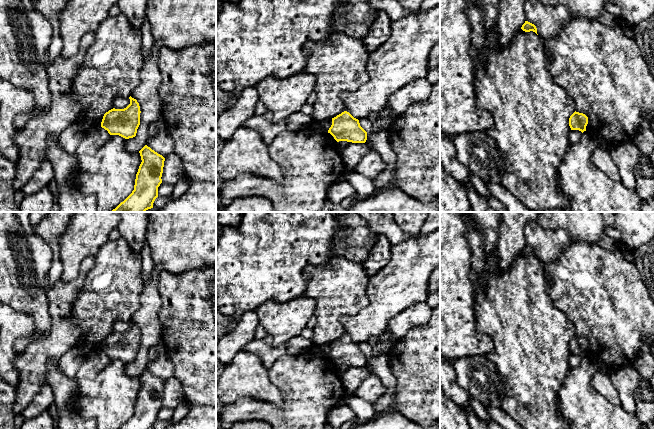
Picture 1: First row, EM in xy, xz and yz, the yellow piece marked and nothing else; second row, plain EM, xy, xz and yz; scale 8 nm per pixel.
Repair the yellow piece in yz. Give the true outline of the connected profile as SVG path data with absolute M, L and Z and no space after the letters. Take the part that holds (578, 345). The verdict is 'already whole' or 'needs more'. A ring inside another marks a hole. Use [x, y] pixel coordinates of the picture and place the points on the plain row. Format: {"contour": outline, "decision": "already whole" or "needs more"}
{"contour": "M574 336L569 342L569 350L571 354L579 354L582 357L586 355L586 350L588 348L588 341L579 336Z", "decision": "already whole"}

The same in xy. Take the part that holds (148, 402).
{"contour": "M147 369L139 377L142 386L136 398L134 414L119 429L153 429L158 421L165 382Z", "decision": "already whole"}

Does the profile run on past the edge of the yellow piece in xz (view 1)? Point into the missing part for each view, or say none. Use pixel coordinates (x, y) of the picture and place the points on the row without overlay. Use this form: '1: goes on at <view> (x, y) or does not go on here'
1: does not go on here

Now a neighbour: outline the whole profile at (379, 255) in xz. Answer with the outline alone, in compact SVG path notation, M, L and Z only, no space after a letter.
M378 235L374 240L369 255L361 264L366 274L371 277L380 271L390 260L392 244L384 235Z

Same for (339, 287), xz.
M342 256L333 257L325 265L308 266L304 270L304 275L308 282L303 295L316 301L314 315L317 322L313 328L311 342L320 345L332 343L345 335L341 318L354 315L368 306L366 290L370 277L363 270L361 264Z

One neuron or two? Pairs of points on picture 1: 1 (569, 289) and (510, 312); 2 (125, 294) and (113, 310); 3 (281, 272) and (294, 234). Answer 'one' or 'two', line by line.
1: two
2: one
3: one

